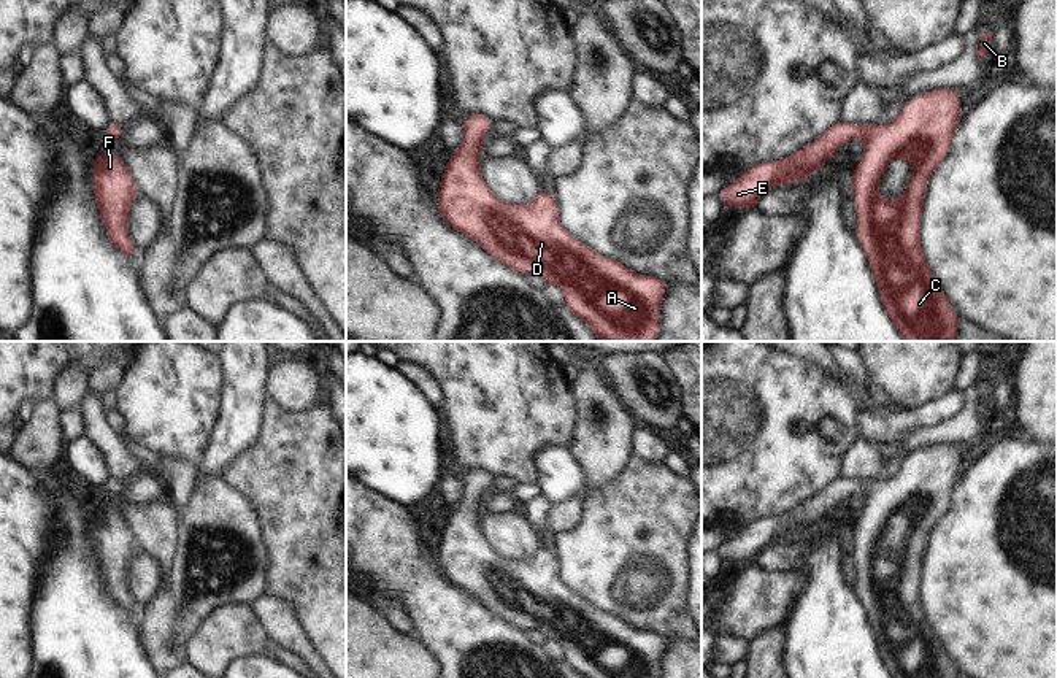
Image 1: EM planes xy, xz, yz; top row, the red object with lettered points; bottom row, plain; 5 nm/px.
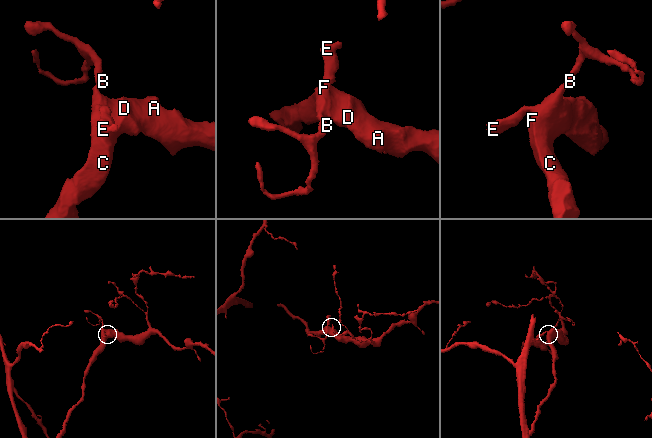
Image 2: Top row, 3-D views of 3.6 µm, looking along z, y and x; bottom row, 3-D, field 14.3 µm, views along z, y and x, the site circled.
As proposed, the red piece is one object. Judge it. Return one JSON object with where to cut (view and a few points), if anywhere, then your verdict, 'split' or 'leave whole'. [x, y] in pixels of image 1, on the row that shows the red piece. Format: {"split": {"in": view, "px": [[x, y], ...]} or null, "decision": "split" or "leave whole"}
{"split": null, "decision": "leave whole"}

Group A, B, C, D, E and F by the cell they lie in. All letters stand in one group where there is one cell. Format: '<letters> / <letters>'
A B C D E F

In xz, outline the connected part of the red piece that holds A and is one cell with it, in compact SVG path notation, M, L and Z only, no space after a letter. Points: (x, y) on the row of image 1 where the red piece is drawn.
M473 113L462 119L465 135L452 154L438 186L438 211L459 233L476 241L489 256L522 275L538 273L546 284L557 284L565 294L565 308L582 319L598 341L655 341L659 306L667 294L665 279L638 275L614 259L597 254L573 238L559 221L559 206L543 187L536 198L521 206L498 200L479 170L484 133L495 119Z

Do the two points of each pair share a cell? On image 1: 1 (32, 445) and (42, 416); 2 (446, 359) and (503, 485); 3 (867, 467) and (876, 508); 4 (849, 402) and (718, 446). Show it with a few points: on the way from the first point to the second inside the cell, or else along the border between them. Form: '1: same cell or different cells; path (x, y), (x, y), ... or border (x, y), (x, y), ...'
1: same cell; path (38, 439), (42, 435), (42, 423)
2: different cells; border (495, 473), (505, 473), (518, 481)
3: different cells; border (894, 475), (884, 480), (862, 481), (841, 477)
4: same cell; path (816, 402), (770, 402), (751, 413)

